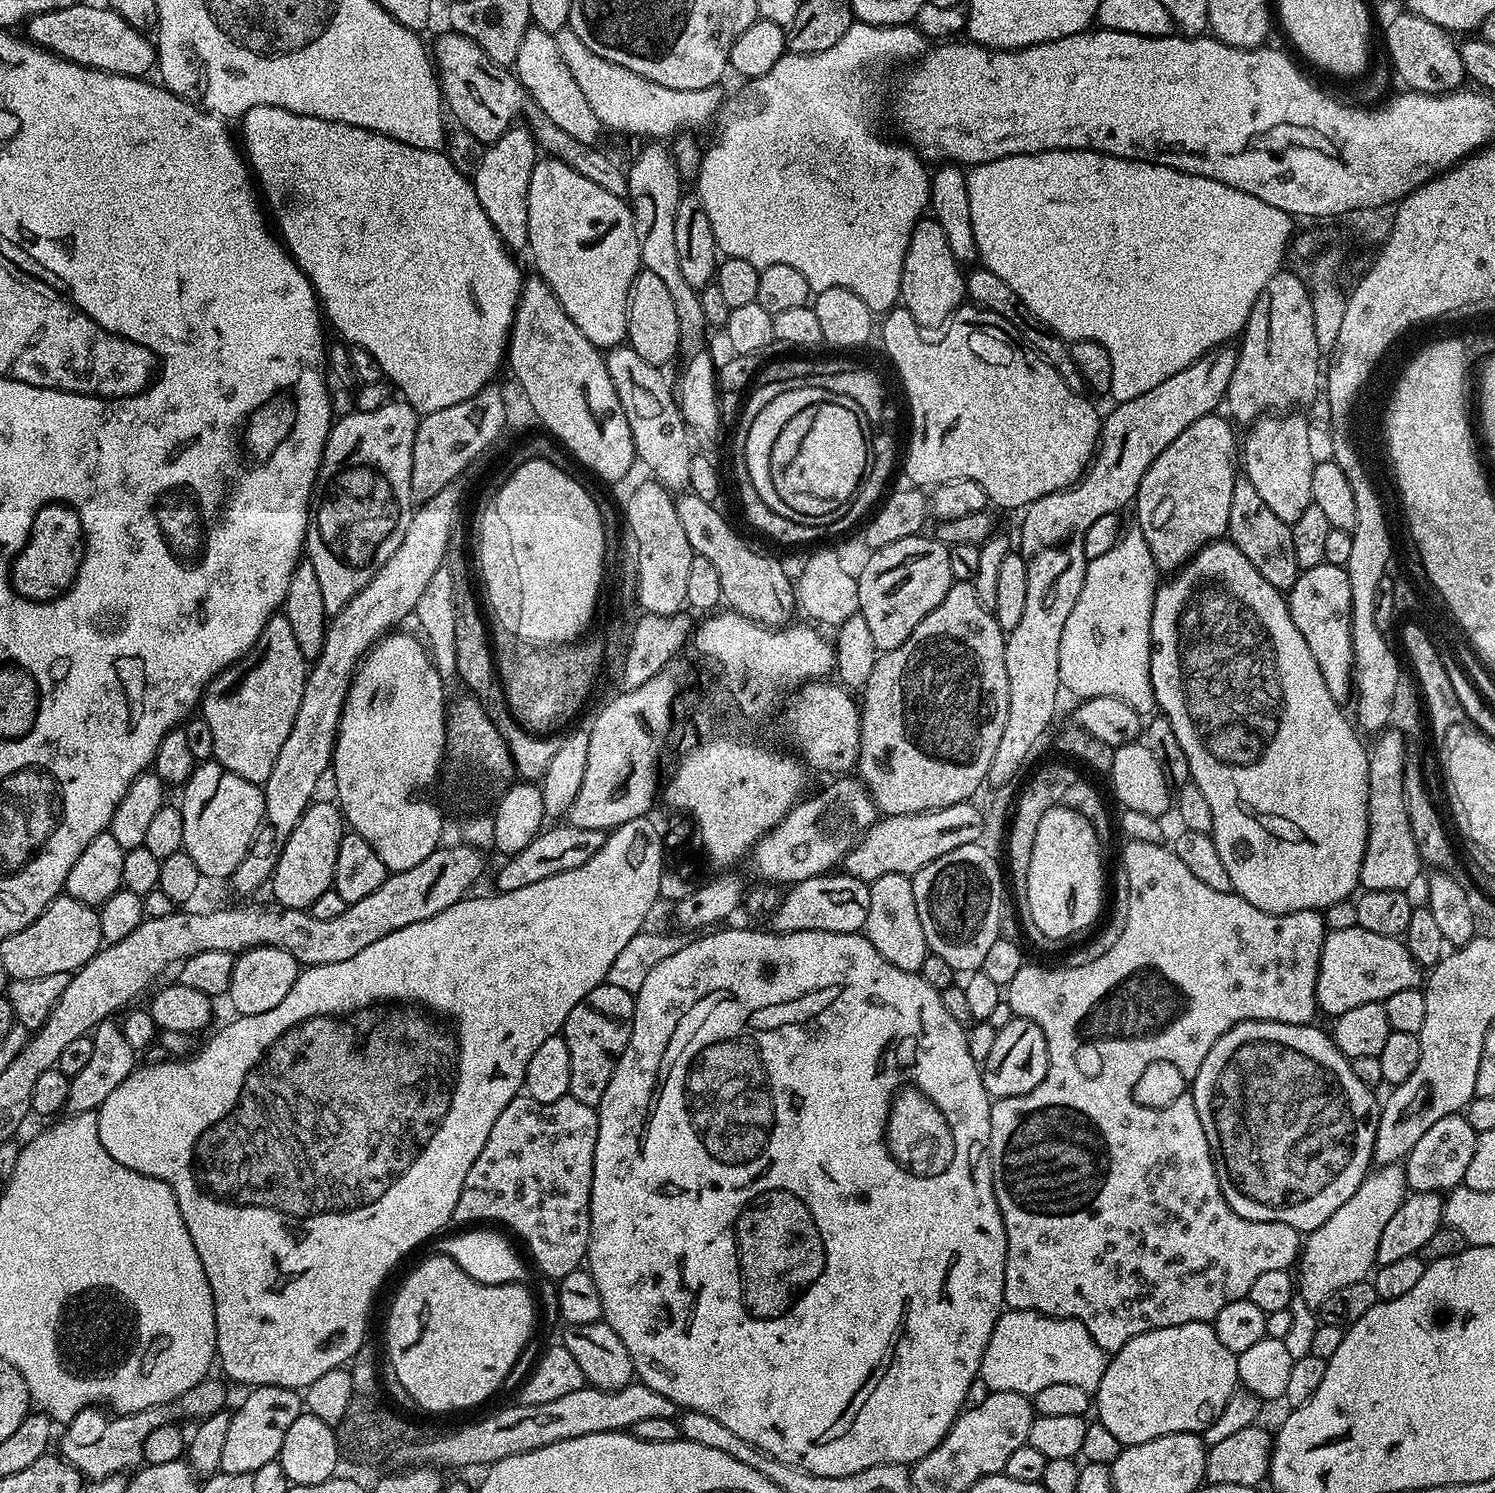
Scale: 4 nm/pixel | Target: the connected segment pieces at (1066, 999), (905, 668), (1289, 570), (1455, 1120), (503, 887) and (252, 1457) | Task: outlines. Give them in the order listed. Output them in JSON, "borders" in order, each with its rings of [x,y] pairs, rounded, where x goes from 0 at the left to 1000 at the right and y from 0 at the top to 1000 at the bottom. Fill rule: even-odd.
{"borders":[[[[755,563],[755,563],[754,563],[754,565],[753,565],[753,566],[753,566],[753,567],[753,567],[753,568],[752,568],[752,589],[753,589],[753,591],[753,591],[753,591],[755,591],[755,606],[753,606],[753,607],[753,607],[753,608],[752,608],[752,620],[751,620],[751,620],[750,620],[750,622],[749,622],[749,625],[748,625],[748,626],[747,626],[747,627],[746,627],[746,630],[745,630],[745,631],[744,631],[744,632],[744,632],[744,633],[742,633],[742,634],[742,634],[742,635],[741,635],[741,636],[740,636],[740,636],[739,636],[739,638],[738,638],[738,638],[737,638],[737,639],[736,639],[736,640],[733,640],[733,641],[732,641],[732,642],[731,642],[731,643],[730,643],[730,644],[729,644],[729,644],[728,644],[728,646],[720,646],[720,646],[718,646],[718,647],[718,647],[718,648],[698,648],[698,647],[697,647],[697,646],[696,646],[696,646],[690,646],[690,644],[686,644],[686,645],[686,645],[686,646],[685,646],[685,646],[684,646],[684,647],[684,647],[684,650],[681,650],[681,652],[678,652],[678,655],[678,655],[678,656],[677,656],[677,656],[676,656],[676,657],[676,657],[676,658],[675,658],[675,659],[674,659],[674,660],[674,660],[674,660],[673,660],[673,669],[674,669],[674,670],[674,670],[674,673],[675,673],[675,674],[676,674],[676,676],[676,676],[676,677],[677,677],[677,678],[678,678],[678,678],[678,678],[678,679],[679,679],[679,680],[680,680],[680,681],[680,681],[680,681],[682,681],[682,683],[683,683],[683,683],[688,683],[688,684],[689,684],[689,685],[692,685],[692,685],[692,685],[692,686],[693,686],[693,687],[694,687],[694,687],[695,687],[695,688],[696,688],[696,689],[696,689],[696,690],[697,690],[697,693],[700,693],[700,703],[700,703],[700,704],[701,704],[701,716],[700,716],[700,717],[700,717],[700,722],[697,722],[697,725],[694,725],[694,727],[692,727],[692,730],[689,730],[689,731],[688,731],[688,731],[687,731],[687,732],[686,732],[686,733],[684,733],[684,733],[683,733],[683,734],[670,734],[670,735],[668,735],[668,736],[667,736],[667,737],[666,737],[666,737],[666,737],[666,739],[664,739],[664,741],[664,741],[664,743],[663,743],[663,743],[662,743],[662,762],[662,762],[662,763],[661,763],[661,774],[662,774],[662,775],[662,775],[662,776],[663,776],[663,777],[664,777],[664,794],[664,794],[664,794],[665,794],[665,800],[666,800],[666,800],[666,800],[666,804],[667,804],[667,805],[668,805],[668,810],[668,810],[668,811],[669,811],[669,812],[670,812],[670,813],[670,813],[670,818],[671,818],[671,819],[672,819],[672,823],[672,823],[672,824],[673,824],[673,835],[674,835],[674,835],[674,835],[674,837],[674,837],[674,837],[673,837],[673,848],[672,848],[672,849],[672,849],[672,873],[672,873],[672,874],[674,874],[674,875],[674,875],[674,876],[675,876],[675,877],[678,877],[678,876],[681,876],[681,877],[682,877],[682,877],[689,877],[689,878],[690,878],[690,879],[696,879],[696,879],[697,879],[697,881],[698,881],[698,881],[710,881],[710,882],[710,882],[710,883],[716,883],[716,883],[716,883],[716,884],[720,884],[720,885],[721,885],[721,885],[724,885],[724,888],[726,888],[726,891],[729,891],[729,896],[732,896],[732,899],[734,899],[734,902],[735,902],[735,902],[736,902],[736,904],[737,904],[737,904],[738,904],[738,905],[738,905],[738,906],[739,906],[739,906],[740,906],[740,907],[743,907],[743,906],[745,906],[745,906],[747,906],[747,905],[748,905],[748,904],[751,904],[751,902],[751,902],[751,901],[752,901],[752,900],[753,900],[753,900],[753,900],[753,899],[756,899],[756,896],[759,896],[759,896],[759,896],[759,895],[761,895],[761,894],[761,894],[761,894],[767,894],[767,893],[767,893],[767,892],[769,892],[769,891],[769,891],[769,891],[777,891],[777,890],[778,890],[778,889],[779,889],[779,889],[780,889],[780,888],[791,888],[791,887],[791,887],[791,887],[793,887],[793,886],[793,886],[793,885],[811,885],[811,885],[813,885],[813,883],[813,883],[813,881],[814,881],[814,880],[815,880],[815,877],[817,877],[817,875],[823,875],[823,872],[828,872],[828,871],[829,871],[829,871],[831,871],[831,870],[833,870],[833,869],[834,869],[834,867],[835,867],[835,865],[835,865],[835,864],[836,864],[836,861],[839,861],[839,856],[842,856],[842,855],[843,855],[843,855],[843,855],[843,853],[847,853],[847,853],[848,853],[848,852],[849,852],[849,851],[849,851],[849,851],[862,851],[862,850],[864,850],[864,849],[864,849],[864,849],[865,849],[865,847],[866,847],[866,847],[867,847],[867,846],[868,846],[868,844],[868,844],[868,842],[869,842],[869,840],[870,840],[870,837],[870,837],[870,835],[871,835],[871,828],[870,828],[870,826],[869,826],[869,825],[867,825],[867,825],[866,825],[866,824],[865,824],[865,823],[864,823],[864,822],[863,822],[863,821],[860,821],[860,820],[860,820],[860,820],[858,820],[858,819],[858,819],[858,818],[839,818],[839,818],[838,818],[838,817],[834,817],[834,816],[833,816],[833,816],[831,816],[831,815],[830,815],[830,814],[829,814],[829,814],[828,814],[828,813],[825,813],[825,810],[823,810],[823,808],[822,808],[822,807],[821,807],[821,806],[821,806],[821,805],[820,805],[820,802],[819,802],[819,802],[819,802],[819,800],[818,800],[818,800],[817,800],[817,797],[817,797],[817,796],[816,796],[816,795],[815,795],[815,794],[815,794],[815,789],[814,789],[814,788],[813,788],[813,782],[813,782],[813,781],[812,781],[812,778],[811,778],[811,778],[811,778],[811,771],[810,771],[810,770],[809,770],[809,768],[809,768],[809,767],[808,767],[808,766],[807,766],[807,765],[807,765],[807,757],[804,757],[804,752],[801,752],[801,743],[799,743],[799,735],[798,735],[798,735],[797,735],[797,732],[797,732],[797,731],[795,731],[795,730],[792,730],[792,732],[791,732],[791,733],[790,733],[790,734],[787,734],[787,735],[785,735],[785,735],[785,735],[785,737],[784,737],[784,726],[783,726],[783,723],[784,723],[784,718],[783,718],[783,717],[783,717],[783,716],[781,716],[781,715],[776,715],[776,716],[773,716],[773,715],[771,715],[771,715],[772,715],[772,714],[773,714],[773,713],[782,713],[782,714],[783,714],[783,715],[784,715],[784,715],[785,715],[785,717],[785,717],[785,717],[787,717],[787,718],[787,718],[787,719],[788,719],[788,720],[789,720],[789,721],[790,721],[790,722],[791,722],[791,723],[792,723],[792,725],[796,725],[796,724],[797,724],[797,723],[798,723],[798,723],[799,723],[799,722],[799,722],[799,721],[800,721],[800,720],[801,720],[801,719],[801,719],[801,717],[802,717],[802,716],[803,716],[803,715],[803,715],[803,714],[804,714],[804,709],[807,709],[807,706],[809,706],[809,701],[812,701],[812,698],[815,698],[815,695],[817,695],[817,693],[820,693],[820,690],[823,690],[823,689],[823,689],[823,689],[824,689],[824,688],[825,688],[825,687],[826,687],[826,687],[827,687],[827,686],[830,686],[830,685],[831,685],[831,685],[831,685],[831,684],[832,684],[832,683],[846,683],[846,684],[847,684],[847,685],[858,685],[858,685],[858,685],[858,686],[876,686],[876,685],[878,685],[878,683],[879,683],[879,681],[878,681],[878,680],[879,680],[879,679],[880,679],[880,680],[881,680],[881,678],[882,678],[882,676],[881,676],[881,674],[880,674],[880,656],[881,656],[881,655],[882,655],[882,650],[882,650],[882,649],[883,649],[883,640],[884,640],[884,639],[884,639],[884,634],[885,634],[885,633],[886,633],[886,628],[886,628],[886,626],[887,626],[887,621],[886,621],[886,616],[886,616],[886,615],[885,615],[885,613],[884,613],[884,612],[883,612],[883,611],[882,611],[882,610],[881,610],[881,609],[880,609],[880,608],[872,608],[872,609],[871,609],[871,610],[868,610],[868,610],[868,610],[868,611],[864,611],[864,612],[863,612],[863,612],[849,612],[849,612],[849,612],[849,611],[847,611],[847,610],[847,610],[847,610],[841,610],[841,607],[836,607],[836,604],[833,604],[833,601],[831,601],[831,601],[830,601],[830,600],[829,600],[829,599],[828,599],[828,599],[827,599],[827,598],[827,598],[827,597],[825,597],[825,597],[823,597],[823,597],[818,597],[818,597],[817,597],[817,596],[812,596],[812,595],[811,595],[811,595],[811,595],[811,594],[809,594],[809,593],[807,593],[807,591],[803,591],[803,589],[803,589],[803,589],[802,589],[802,588],[799,588],[799,585],[796,585],[796,582],[795,582],[795,581],[794,581],[794,580],[793,580],[793,579],[792,579],[792,578],[791,578],[791,575],[788,575],[788,572],[787,572],[787,571],[787,571],[787,571],[785,571],[785,570],[784,570],[784,569],[783,569],[783,567],[781,567],[781,567],[779,567],[779,566],[779,566],[779,565],[778,565],[778,565],[775,565],[775,565],[770,565],[770,565],[769,565],[769,564],[761,564],[761,563],[761,563],[761,563]],[[767,715],[771,715],[771,716],[769,716],[769,717],[769,717],[769,718],[768,718],[768,727],[767,727],[767,727],[766,727],[766,729],[765,729],[765,737],[765,737],[765,735],[764,735],[764,735],[763,735],[763,734],[760,734],[760,728],[761,728],[761,727],[762,727],[762,726],[763,726],[763,725],[764,725],[764,725],[765,725],[765,723],[765,723],[765,717],[767,717],[767,717],[767,717]]],[[[639,390],[637,390],[636,395],[633,398],[633,401],[630,401],[630,403],[627,403],[627,406],[625,406],[625,409],[622,409],[622,411],[619,411],[619,414],[617,414],[617,417],[614,417],[614,419],[611,419],[611,422],[609,425],[609,427],[606,427],[606,430],[603,430],[602,434],[599,434],[595,437],[589,437],[585,443],[585,447],[582,449],[582,453],[577,461],[578,470],[575,470],[575,476],[575,504],[573,506],[572,516],[574,518],[574,522],[578,526],[583,537],[585,537],[587,542],[592,547],[603,547],[603,545],[611,545],[612,544],[621,544],[622,543],[627,543],[633,540],[638,540],[639,539],[644,539],[651,535],[650,532],[658,526],[661,521],[662,516],[662,510],[665,510],[665,502],[668,502],[668,497],[670,495],[670,489],[673,487],[673,478],[674,478],[674,455],[673,454],[673,441],[672,440],[672,429],[673,424],[670,422],[666,416],[666,412],[660,407],[657,406],[657,403],[654,403],[654,398],[653,397],[652,390],[650,390]]],[[[833,320],[827,321],[825,326],[825,334],[823,336],[823,350],[821,361],[836,375],[836,379],[849,390],[856,397],[861,397],[866,392],[867,386],[871,381],[868,379],[868,374],[866,374],[866,360],[864,354],[839,328],[839,326]]],[[[978,746],[962,749],[951,762],[943,770],[938,782],[942,790],[942,796],[945,798],[968,799],[969,797],[979,794],[981,781],[983,781],[983,775],[986,773],[987,758],[981,752]]],[[[375,551],[375,555],[367,555],[359,557],[359,560],[349,569],[342,571],[340,576],[332,584],[332,597],[349,596],[363,588],[367,588],[392,577],[401,567],[402,561],[398,555],[383,555],[382,552]],[[367,555],[367,555],[366,555]]],[[[171,928],[167,932],[169,933],[161,939],[161,944],[155,946],[154,958],[148,971],[148,986],[168,987],[173,985],[173,982],[178,982],[178,979],[185,977],[191,958],[194,958],[197,950],[199,950],[202,945],[202,935],[199,930]]]]}

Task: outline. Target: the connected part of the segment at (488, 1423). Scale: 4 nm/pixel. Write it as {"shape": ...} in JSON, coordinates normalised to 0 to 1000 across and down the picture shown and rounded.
{"shape":[[[427,926],[419,927],[410,932],[402,930],[391,928],[378,934],[376,936],[371,936],[371,939],[363,939],[363,942],[343,940],[343,943],[337,943],[319,954],[313,954],[300,962],[292,961],[291,965],[280,968],[282,979],[289,982],[300,981],[302,983],[316,983],[318,981],[328,982],[336,977],[341,977],[344,974],[349,974],[355,971],[360,971],[363,969],[368,969],[371,966],[376,966],[379,963],[389,963],[392,960],[403,960],[403,959],[417,959],[431,950],[450,950],[454,944],[448,936],[443,936],[440,931],[435,931],[435,928]]]}

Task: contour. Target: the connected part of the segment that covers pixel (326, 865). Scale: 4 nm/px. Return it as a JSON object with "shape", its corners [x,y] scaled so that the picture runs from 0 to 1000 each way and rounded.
{"shape":[[[221,535],[213,536],[203,542],[195,558],[189,561],[187,574],[185,573],[182,579],[181,602],[189,607],[208,609],[210,601],[222,594],[223,577],[226,577],[226,567],[231,557],[231,550]]]}

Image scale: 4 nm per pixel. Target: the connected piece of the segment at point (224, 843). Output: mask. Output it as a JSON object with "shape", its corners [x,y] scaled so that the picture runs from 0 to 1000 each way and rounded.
{"shape":[[[139,508],[137,512],[132,511],[129,514],[128,517],[126,519],[126,522],[123,523],[122,526],[122,530],[123,531],[120,533],[120,537],[119,537],[119,541],[120,545],[122,545],[122,561],[123,562],[122,570],[127,572],[127,575],[130,575],[130,580],[132,580],[134,587],[139,588],[139,587],[142,587],[144,589],[152,590],[155,587],[155,583],[163,577],[163,574],[167,573],[167,569],[166,568],[169,565],[169,562],[171,560],[171,557],[173,556],[174,552],[175,555],[175,550],[177,549],[177,532],[173,525],[168,525],[165,524],[165,521],[159,521],[159,518],[157,518],[154,516],[151,516],[148,512],[144,511],[144,508]]]}

